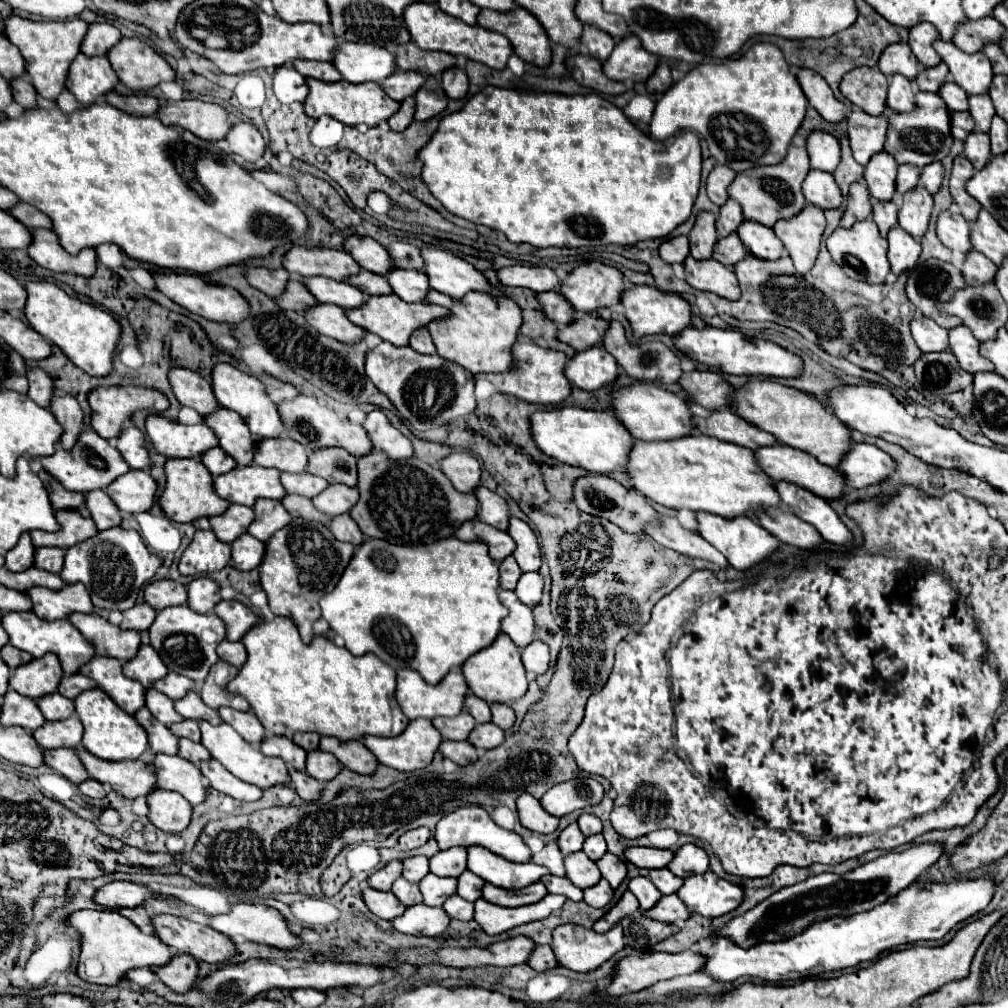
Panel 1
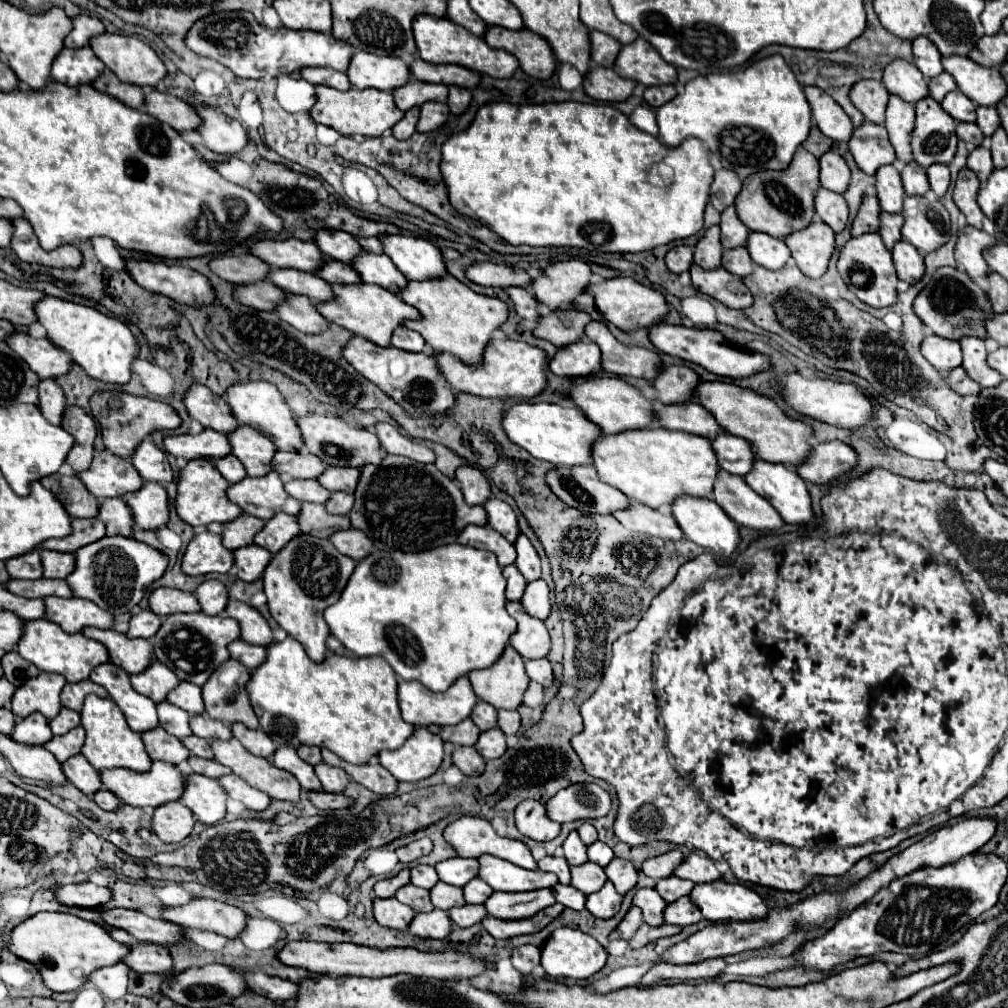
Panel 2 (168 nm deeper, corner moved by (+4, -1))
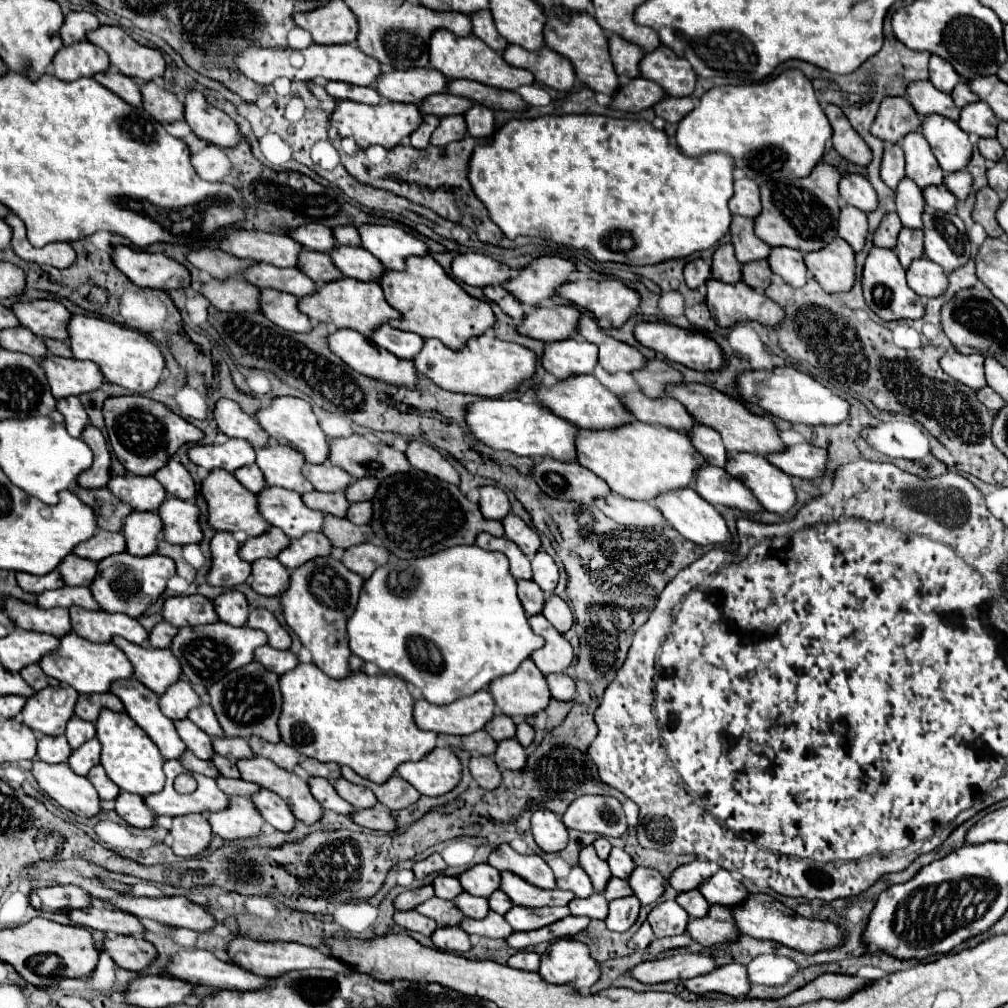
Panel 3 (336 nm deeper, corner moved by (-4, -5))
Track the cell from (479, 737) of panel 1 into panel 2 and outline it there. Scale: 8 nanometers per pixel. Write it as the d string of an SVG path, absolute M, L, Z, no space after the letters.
M494 727L494 729L480 733L474 747L484 759L496 759L506 751L506 737L498 727Z

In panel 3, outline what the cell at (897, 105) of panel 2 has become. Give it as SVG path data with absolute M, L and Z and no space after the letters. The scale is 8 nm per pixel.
M910 133L900 141L906 153L906 177L910 177L918 187L926 189L930 185L942 185L944 171L932 157L928 141L922 133Z

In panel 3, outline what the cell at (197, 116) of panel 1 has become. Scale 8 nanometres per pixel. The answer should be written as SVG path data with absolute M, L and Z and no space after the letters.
M148 81L142 85L142 107L160 123L172 123L184 117L184 105L176 99L174 93L158 87L156 83Z

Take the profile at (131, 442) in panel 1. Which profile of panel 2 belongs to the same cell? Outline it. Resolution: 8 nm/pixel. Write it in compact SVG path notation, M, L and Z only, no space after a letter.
M144 439L130 457L130 463L136 467L144 481L168 483L172 481L172 469L162 449L158 449L150 439Z

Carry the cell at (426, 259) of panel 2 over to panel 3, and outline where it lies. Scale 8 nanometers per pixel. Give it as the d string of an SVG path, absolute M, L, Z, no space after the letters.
M366 223L356 227L360 243L386 269L404 269L404 259L410 255L428 255L426 245L402 227Z

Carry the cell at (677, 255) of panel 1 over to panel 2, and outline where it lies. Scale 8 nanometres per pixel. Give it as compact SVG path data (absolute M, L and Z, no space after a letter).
M676 245L666 253L666 267L672 273L688 271L692 265L692 249L688 245Z

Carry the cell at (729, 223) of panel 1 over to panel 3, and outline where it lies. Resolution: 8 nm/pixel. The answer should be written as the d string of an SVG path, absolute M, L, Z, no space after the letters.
M736 215L730 227L730 235L732 235L732 245L736 249L736 259L742 265L758 259L768 259L770 247L754 235L754 221L750 221L748 217Z

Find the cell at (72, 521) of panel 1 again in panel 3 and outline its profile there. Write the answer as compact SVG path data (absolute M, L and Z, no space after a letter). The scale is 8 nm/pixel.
M98 531L96 537L90 541L84 541L82 545L74 547L74 553L78 557L90 559L90 561L102 561L104 557L110 557L114 553L124 553L126 551L126 539L122 533L110 533L110 531Z

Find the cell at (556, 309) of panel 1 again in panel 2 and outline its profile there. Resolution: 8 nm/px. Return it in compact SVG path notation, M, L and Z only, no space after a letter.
M508 287L506 293L510 295L512 303L514 303L514 309L520 317L524 319L530 319L530 321L538 321L542 317L540 313L540 303L536 301L536 297L524 289L524 287Z

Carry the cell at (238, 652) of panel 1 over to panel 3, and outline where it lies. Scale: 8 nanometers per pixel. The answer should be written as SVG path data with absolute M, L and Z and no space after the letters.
M270 645L258 647L256 649L256 659L270 671L282 675L288 673L290 669L294 669L294 665L298 665L298 657L292 651L278 651Z

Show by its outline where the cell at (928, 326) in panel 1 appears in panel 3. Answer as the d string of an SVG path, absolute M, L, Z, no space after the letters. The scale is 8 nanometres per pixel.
M950 351L942 357L940 361L942 369L962 381L964 385L968 385L970 389L978 391L982 387L986 387L986 379L984 379L984 357L974 353L974 355L962 355L958 351Z

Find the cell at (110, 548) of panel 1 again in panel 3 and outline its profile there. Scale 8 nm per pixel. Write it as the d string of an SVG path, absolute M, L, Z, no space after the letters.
M130 553L110 555L98 563L98 575L90 585L90 591L102 611L108 613L124 613L132 619L138 619L166 589L170 577L176 575L176 565L170 557L150 555L150 557L134 557Z

